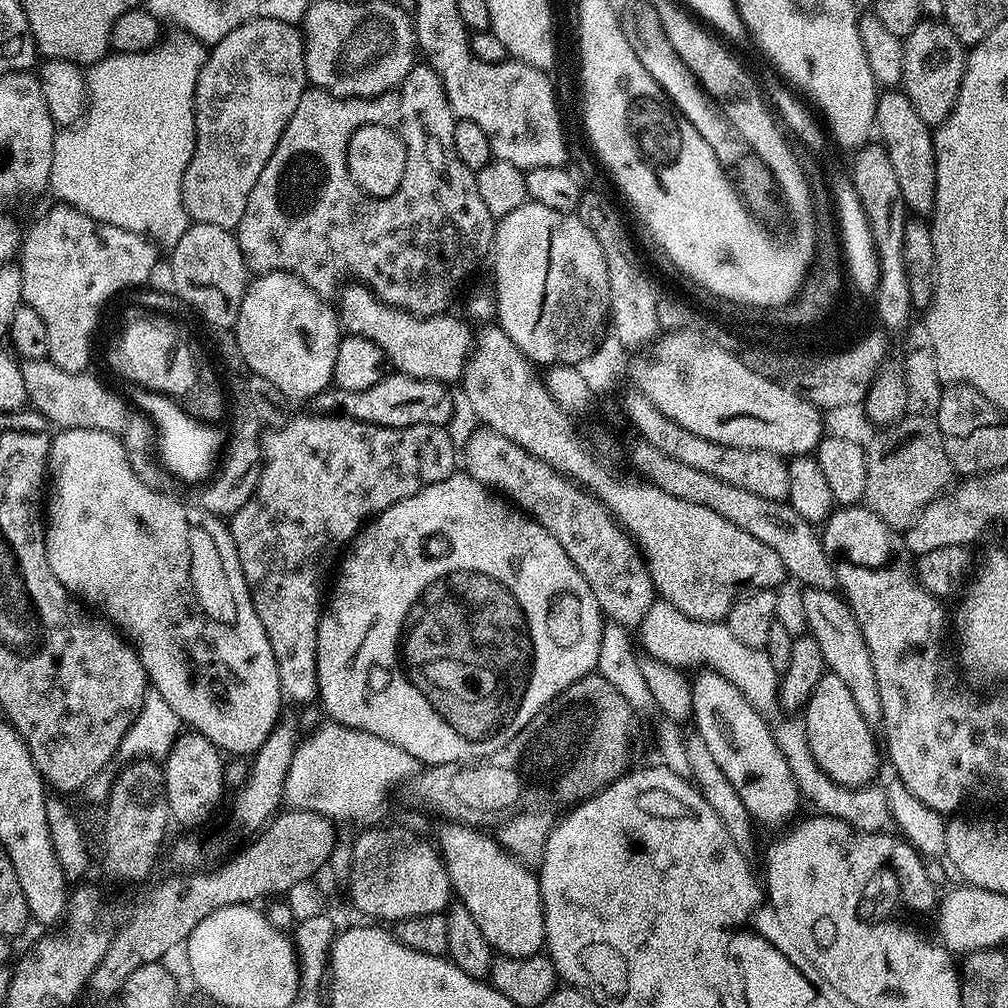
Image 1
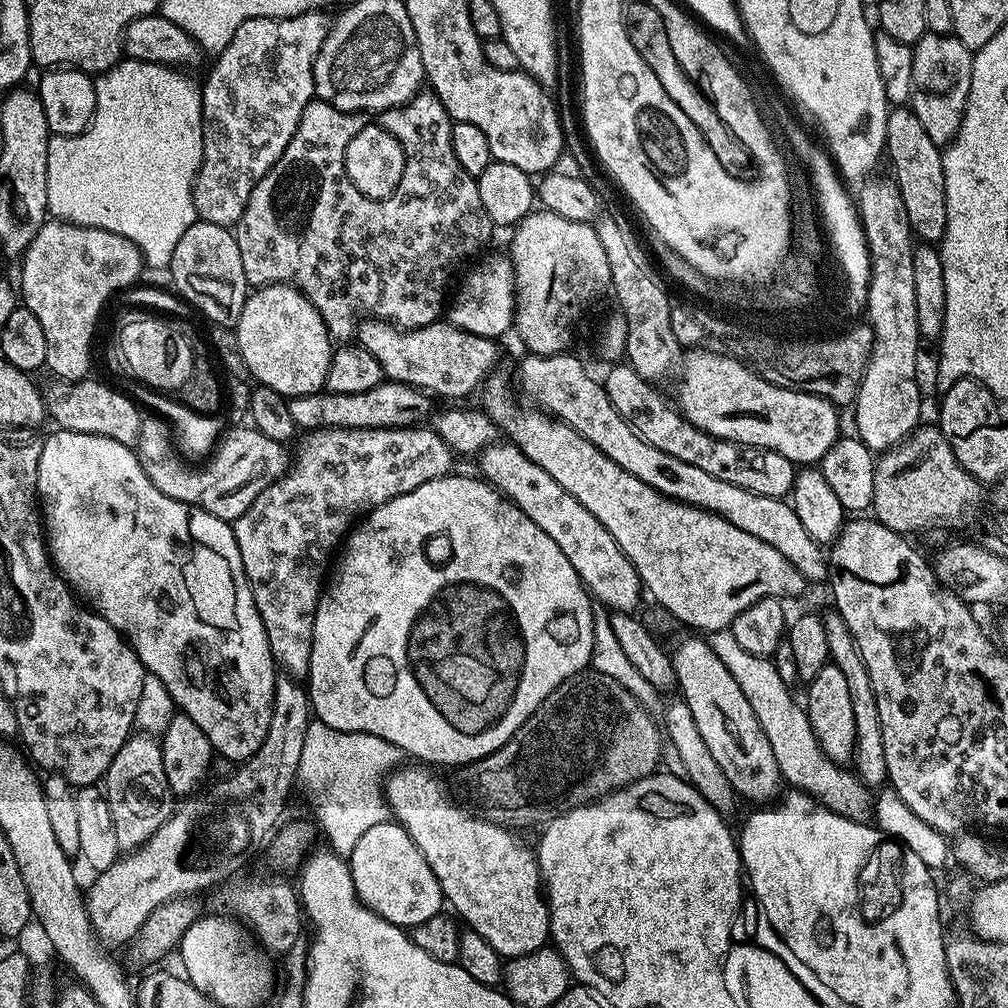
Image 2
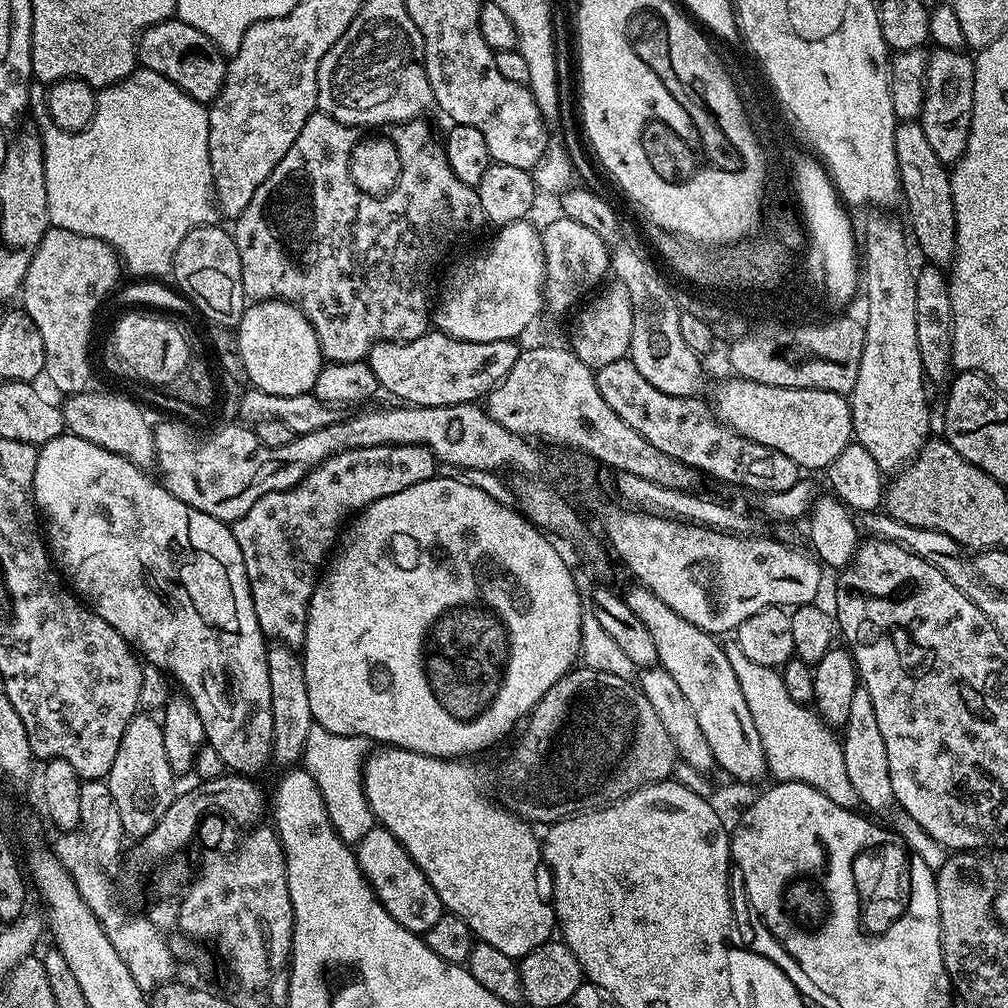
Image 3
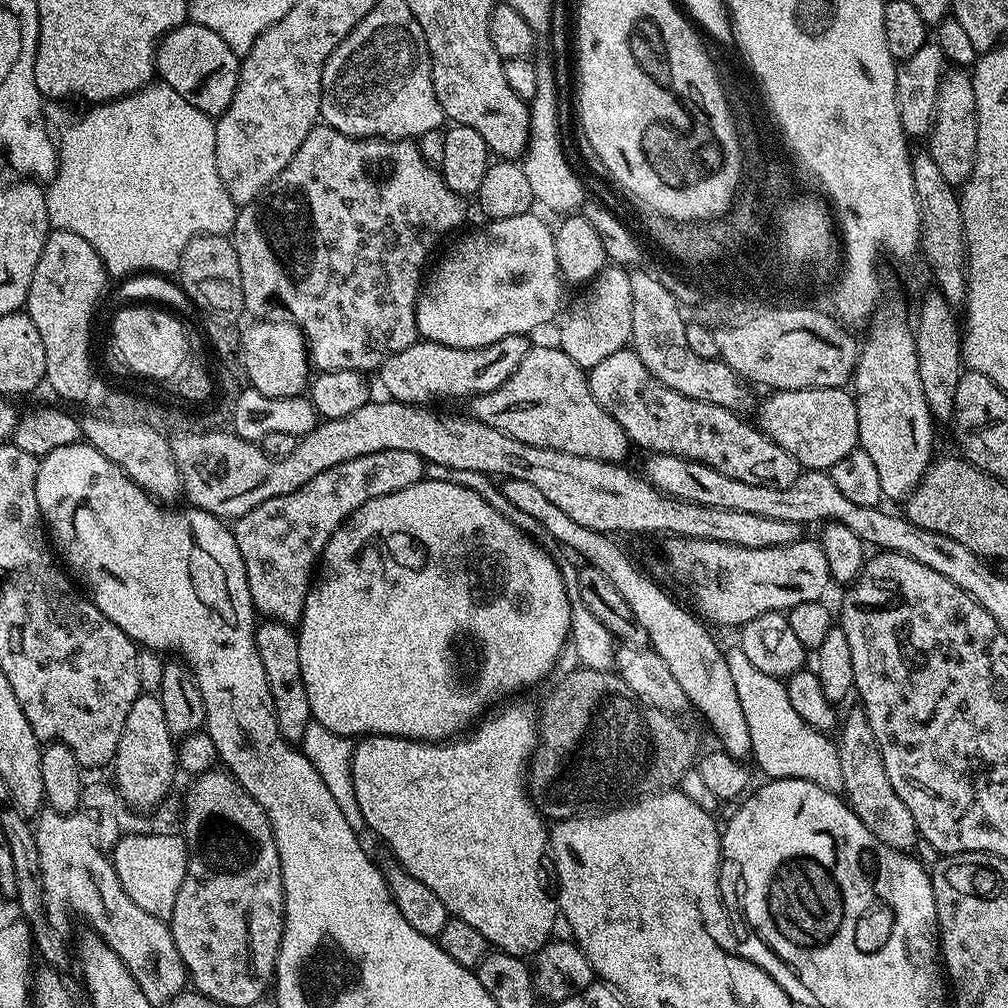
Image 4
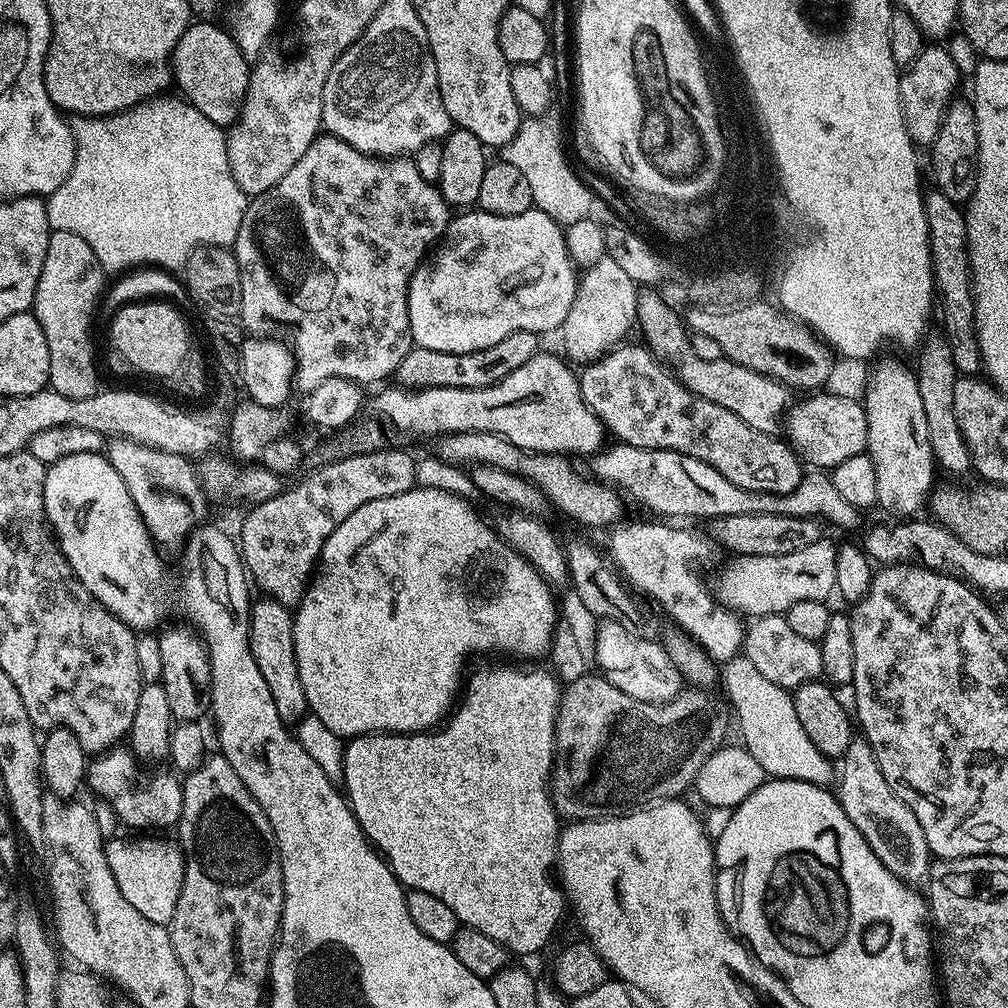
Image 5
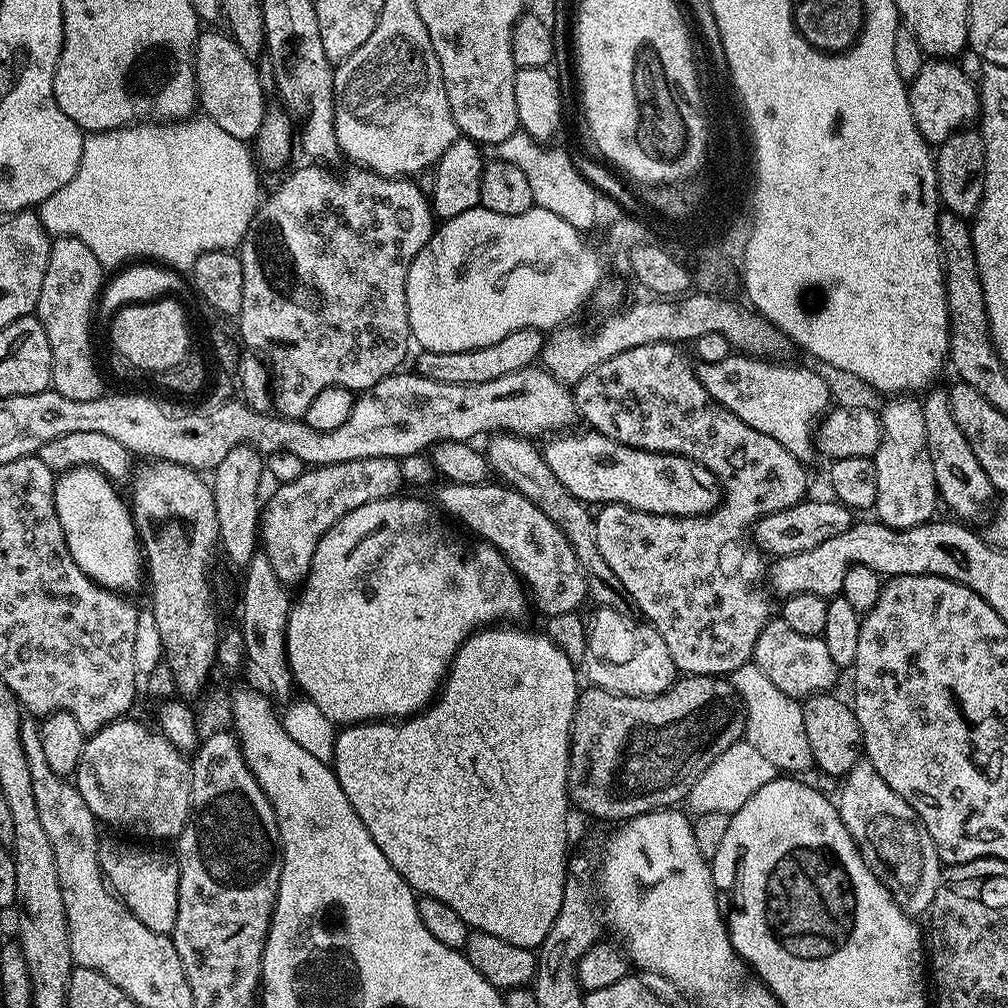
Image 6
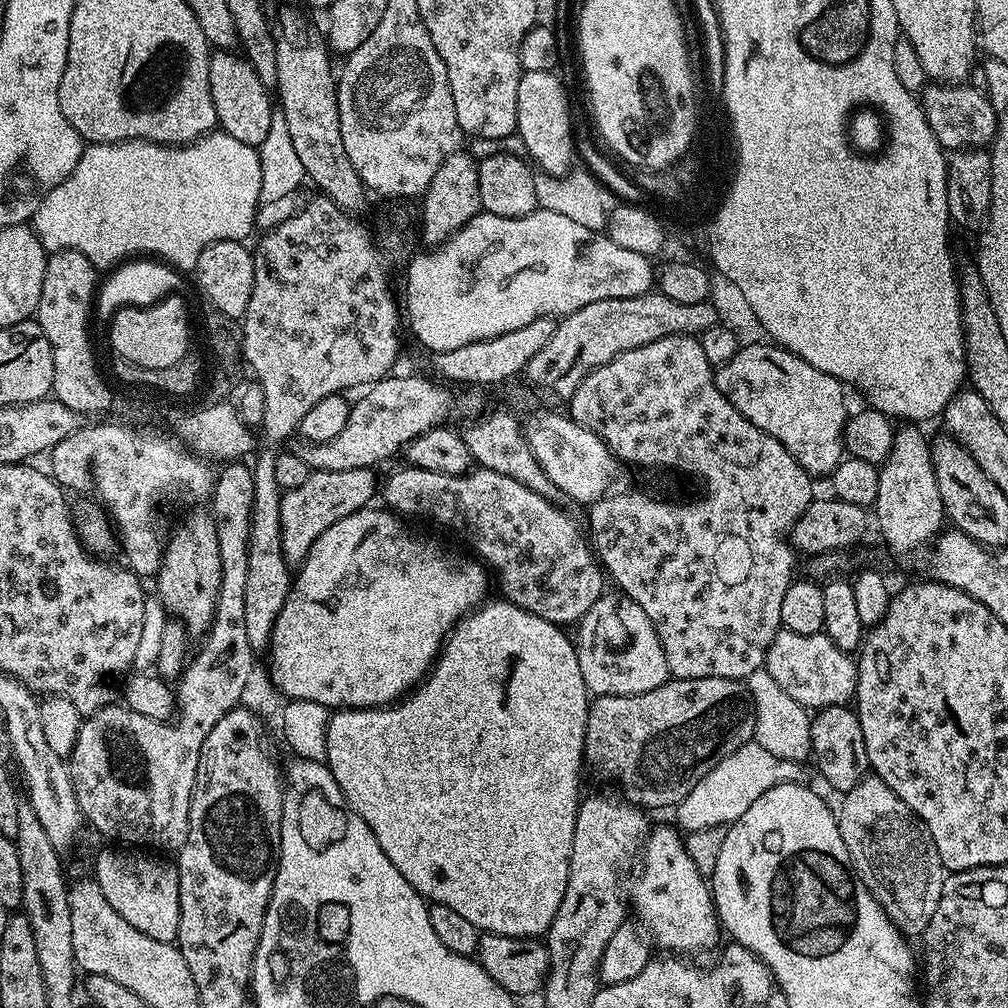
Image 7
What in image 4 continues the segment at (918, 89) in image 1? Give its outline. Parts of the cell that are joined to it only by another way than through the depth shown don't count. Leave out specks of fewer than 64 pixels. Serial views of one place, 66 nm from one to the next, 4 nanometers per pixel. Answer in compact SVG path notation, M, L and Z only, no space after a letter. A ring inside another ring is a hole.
M964 70L945 71L944 81L938 90L936 117L932 119L932 131L926 137L926 151L934 158L942 178L953 186L963 186L970 178L978 150L978 114L976 113L976 89L973 77Z

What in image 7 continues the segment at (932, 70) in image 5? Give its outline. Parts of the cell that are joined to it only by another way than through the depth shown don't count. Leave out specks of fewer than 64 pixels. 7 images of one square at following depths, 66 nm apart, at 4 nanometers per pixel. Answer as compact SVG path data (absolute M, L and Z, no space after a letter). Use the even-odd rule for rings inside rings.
M932 82L923 89L922 107L926 122L945 150L987 149L996 138L996 115L987 95L978 94L967 82L941 84Z

